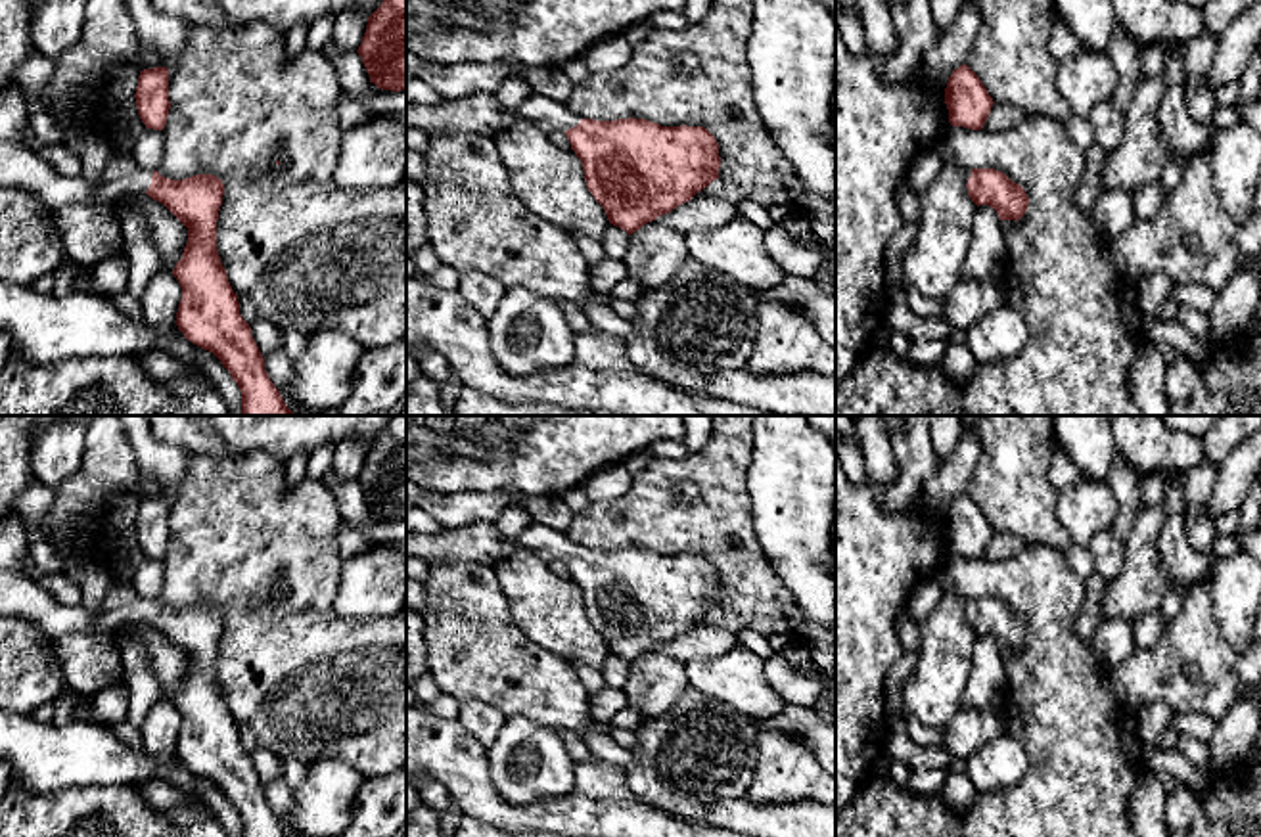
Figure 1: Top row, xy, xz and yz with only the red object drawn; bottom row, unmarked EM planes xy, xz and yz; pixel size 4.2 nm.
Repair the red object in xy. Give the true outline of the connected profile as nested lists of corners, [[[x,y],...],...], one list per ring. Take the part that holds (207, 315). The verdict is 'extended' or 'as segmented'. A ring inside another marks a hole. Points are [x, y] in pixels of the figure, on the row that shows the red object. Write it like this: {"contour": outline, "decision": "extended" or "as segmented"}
{"contour": [[[0,142],[0,188],[34,193],[52,213],[79,201],[111,201],[148,193],[186,228],[188,243],[172,276],[182,287],[176,326],[188,341],[213,352],[241,391],[241,416],[295,416],[264,370],[264,358],[240,314],[217,251],[217,220],[224,184],[213,174],[171,180],[111,151],[103,176],[90,184],[63,176],[31,147]]], "decision": "extended"}

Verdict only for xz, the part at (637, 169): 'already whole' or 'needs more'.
needs more

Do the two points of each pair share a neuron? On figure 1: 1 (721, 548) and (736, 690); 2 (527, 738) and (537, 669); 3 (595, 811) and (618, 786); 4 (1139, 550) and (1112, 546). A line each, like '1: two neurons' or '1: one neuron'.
1: two neurons
2: two neurons
3: two neurons
4: two neurons

